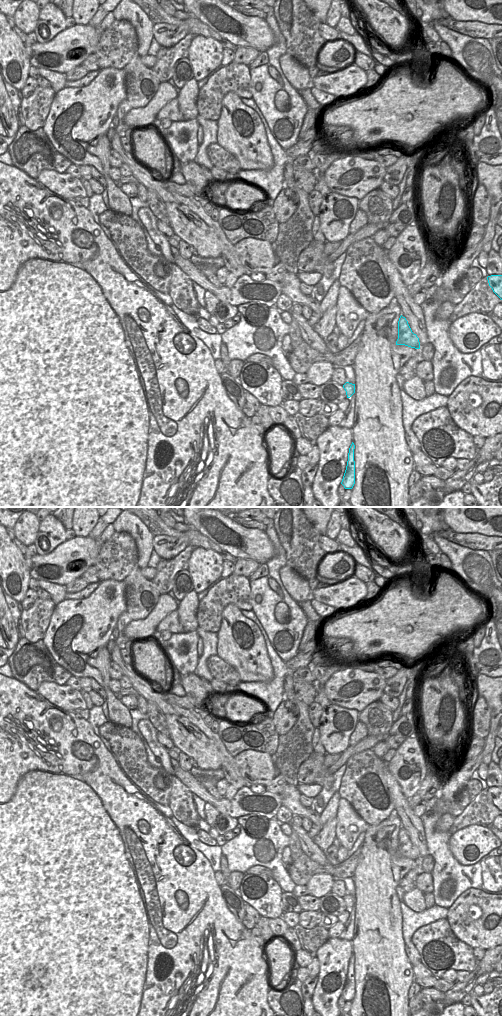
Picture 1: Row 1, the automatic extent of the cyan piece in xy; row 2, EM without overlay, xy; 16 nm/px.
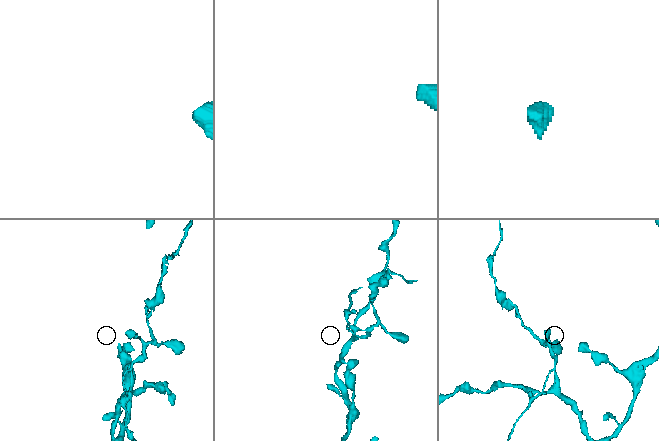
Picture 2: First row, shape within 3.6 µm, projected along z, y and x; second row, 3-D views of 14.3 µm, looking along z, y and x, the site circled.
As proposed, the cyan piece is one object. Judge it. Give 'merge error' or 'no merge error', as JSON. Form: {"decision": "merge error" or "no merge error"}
{"decision": "merge error"}

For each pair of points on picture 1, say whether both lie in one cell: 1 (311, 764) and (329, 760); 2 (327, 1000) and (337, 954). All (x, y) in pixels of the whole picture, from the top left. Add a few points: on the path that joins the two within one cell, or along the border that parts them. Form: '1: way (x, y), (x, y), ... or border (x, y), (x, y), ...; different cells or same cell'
1: border (325, 755), (323, 763); different cells
2: way (323, 989), (327, 985), (327, 974), (333, 965); same cell

